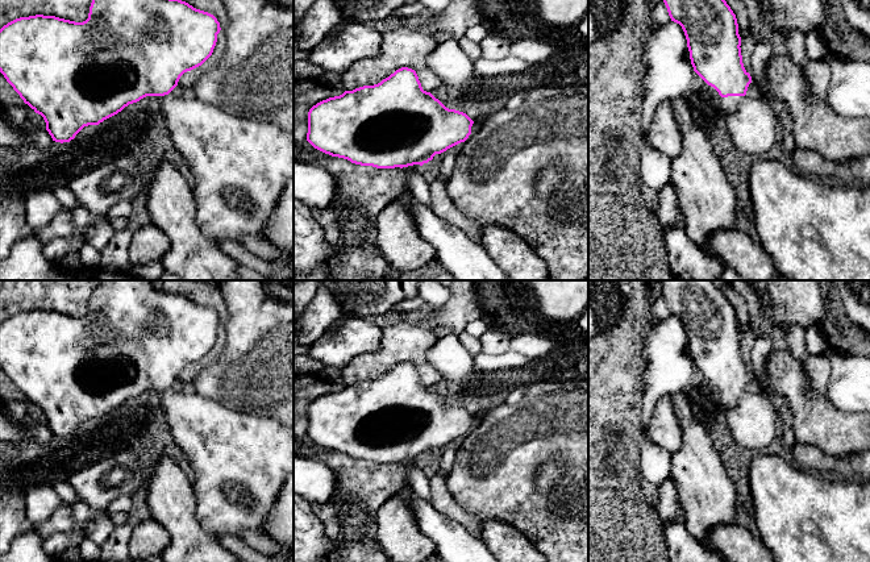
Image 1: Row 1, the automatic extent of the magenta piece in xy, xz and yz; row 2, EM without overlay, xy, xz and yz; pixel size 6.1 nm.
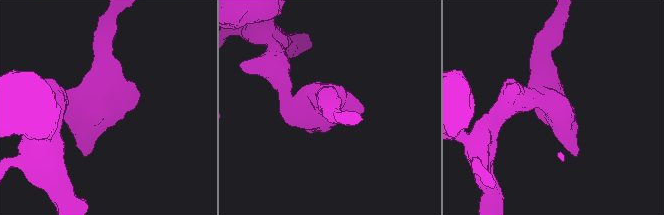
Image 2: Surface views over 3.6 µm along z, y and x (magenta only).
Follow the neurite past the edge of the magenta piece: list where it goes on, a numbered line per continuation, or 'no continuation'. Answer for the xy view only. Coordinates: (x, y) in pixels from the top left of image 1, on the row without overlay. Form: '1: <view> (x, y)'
1: xy (240, 459)

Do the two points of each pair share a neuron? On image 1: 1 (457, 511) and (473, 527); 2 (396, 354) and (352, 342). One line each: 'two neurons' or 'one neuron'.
1: one neuron
2: two neurons

